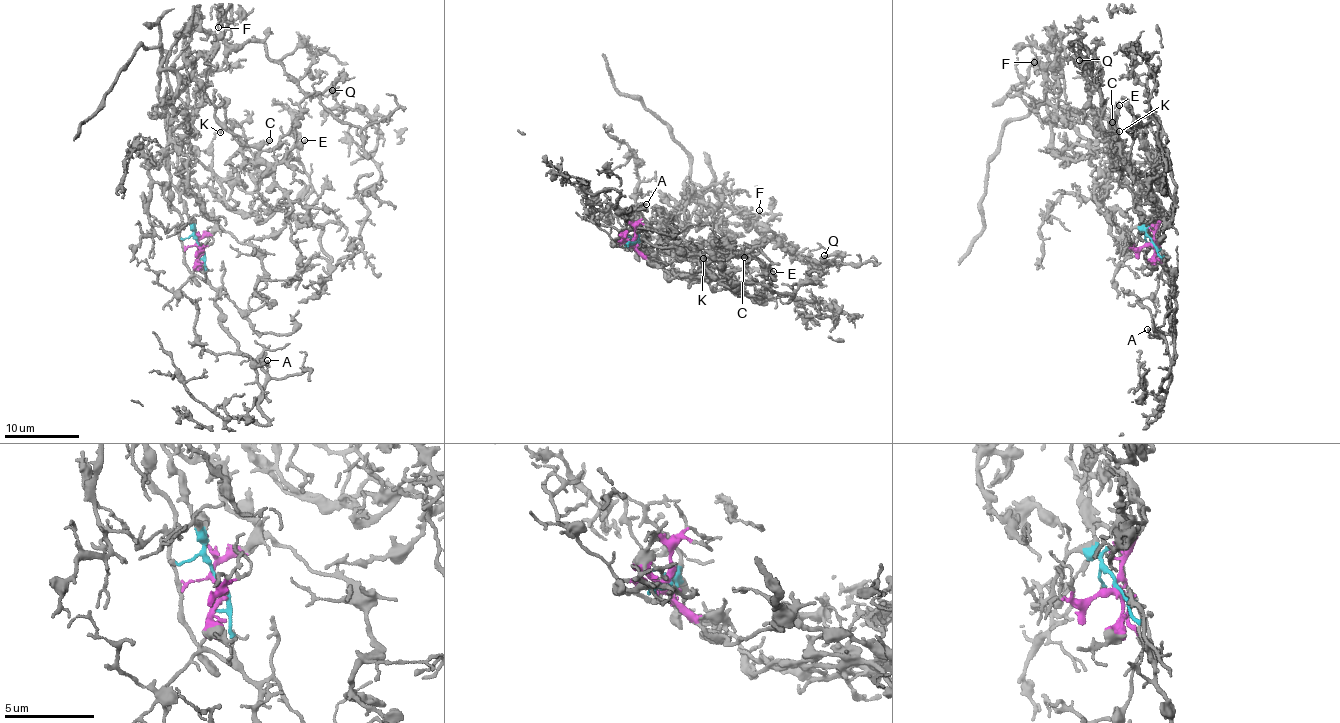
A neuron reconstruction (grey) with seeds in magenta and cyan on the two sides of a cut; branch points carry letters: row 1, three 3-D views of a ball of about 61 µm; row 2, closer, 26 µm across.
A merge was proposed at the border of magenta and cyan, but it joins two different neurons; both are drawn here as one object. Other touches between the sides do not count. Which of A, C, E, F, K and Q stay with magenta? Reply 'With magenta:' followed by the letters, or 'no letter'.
With magenta: C, E, F, K, Q

